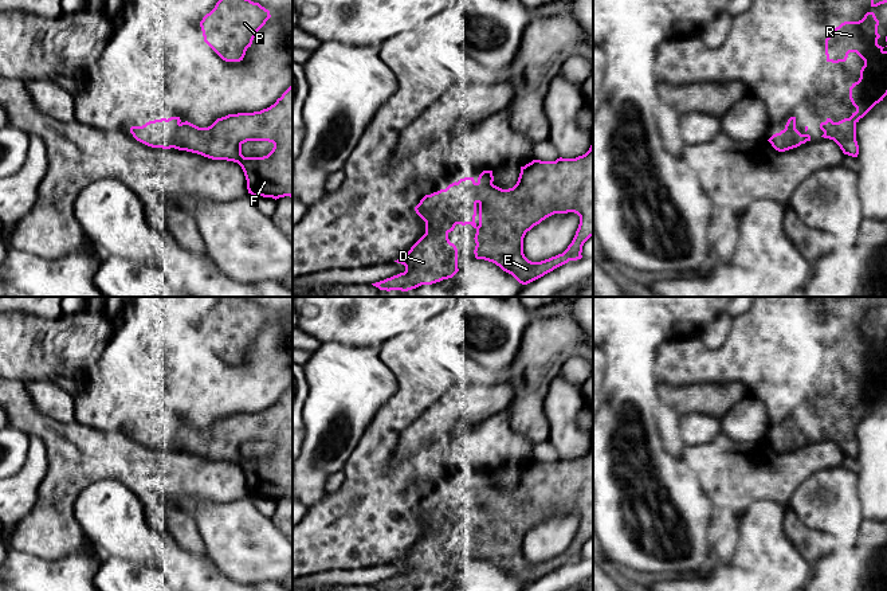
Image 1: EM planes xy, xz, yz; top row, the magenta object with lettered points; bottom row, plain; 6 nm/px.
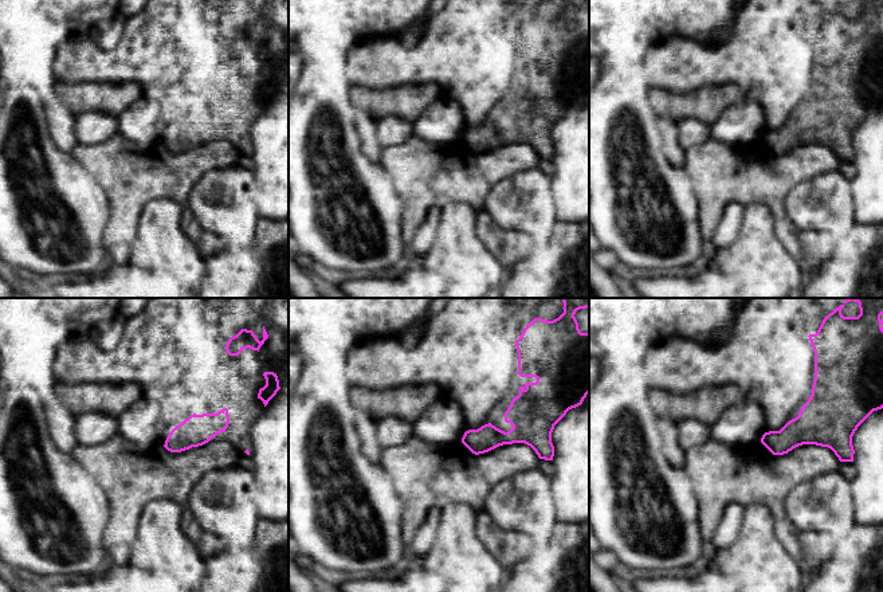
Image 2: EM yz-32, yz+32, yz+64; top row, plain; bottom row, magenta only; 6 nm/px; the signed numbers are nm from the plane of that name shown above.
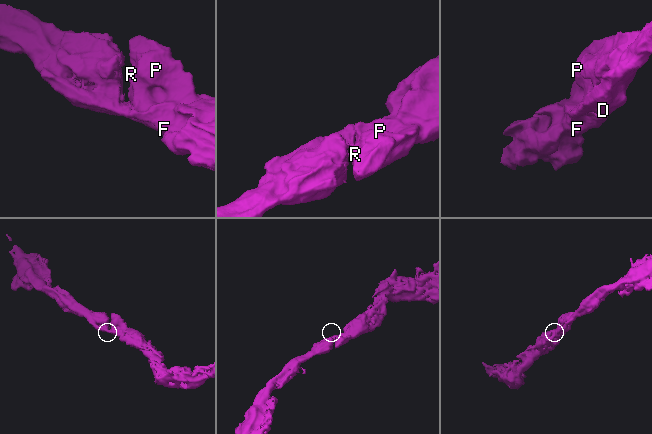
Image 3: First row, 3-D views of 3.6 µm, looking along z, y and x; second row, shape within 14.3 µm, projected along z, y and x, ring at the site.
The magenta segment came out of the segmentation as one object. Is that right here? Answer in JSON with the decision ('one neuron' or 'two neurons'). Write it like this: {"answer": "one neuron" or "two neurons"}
{"answer": "one neuron"}

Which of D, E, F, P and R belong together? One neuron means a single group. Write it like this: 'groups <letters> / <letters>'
groups D E F P R

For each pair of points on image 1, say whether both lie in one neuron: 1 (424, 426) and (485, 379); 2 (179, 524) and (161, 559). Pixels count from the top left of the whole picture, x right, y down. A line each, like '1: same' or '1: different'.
1: different
2: different

